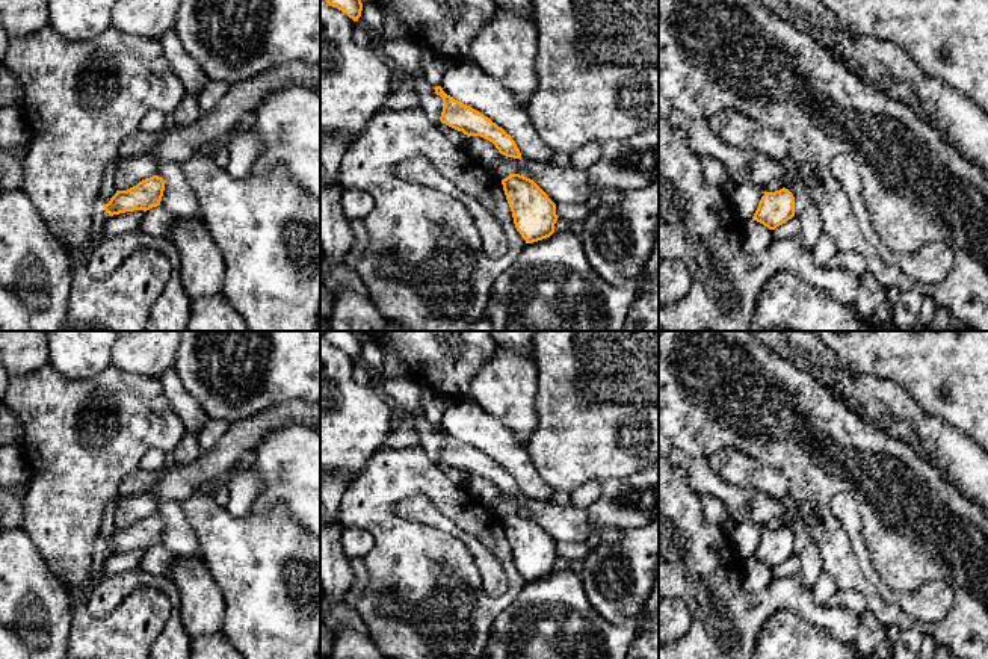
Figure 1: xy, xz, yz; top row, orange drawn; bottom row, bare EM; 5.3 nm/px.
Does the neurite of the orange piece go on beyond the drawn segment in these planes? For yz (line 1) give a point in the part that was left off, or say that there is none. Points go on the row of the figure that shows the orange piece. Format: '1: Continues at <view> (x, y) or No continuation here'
1: No continuation here

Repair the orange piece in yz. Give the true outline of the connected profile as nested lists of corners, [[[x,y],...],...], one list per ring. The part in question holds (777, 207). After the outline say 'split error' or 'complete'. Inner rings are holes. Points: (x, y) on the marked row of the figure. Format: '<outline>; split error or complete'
[[[783,187],[775,192],[764,192],[752,219],[763,224],[769,230],[775,230],[793,216],[795,196],[789,189]]]; complete

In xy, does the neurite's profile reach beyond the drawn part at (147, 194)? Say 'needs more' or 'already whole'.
already whole

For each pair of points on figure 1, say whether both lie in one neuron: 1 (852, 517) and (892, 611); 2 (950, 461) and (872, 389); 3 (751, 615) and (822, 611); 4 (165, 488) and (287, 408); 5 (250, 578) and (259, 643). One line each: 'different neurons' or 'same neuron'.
1: different neurons
2: same neuron
3: same neuron
4: same neuron
5: same neuron

